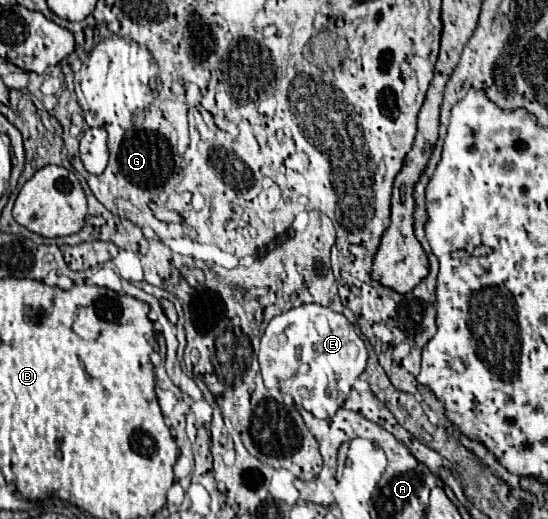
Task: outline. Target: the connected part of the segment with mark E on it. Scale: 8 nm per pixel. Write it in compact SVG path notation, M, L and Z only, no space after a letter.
M301 305L273 317L261 337L259 365L265 387L289 393L299 407L307 409L319 419L335 415L335 411L347 399L353 381L365 371L365 363L367 363L367 349L363 339L355 333L353 323L349 323L343 313L335 313L323 305Z

